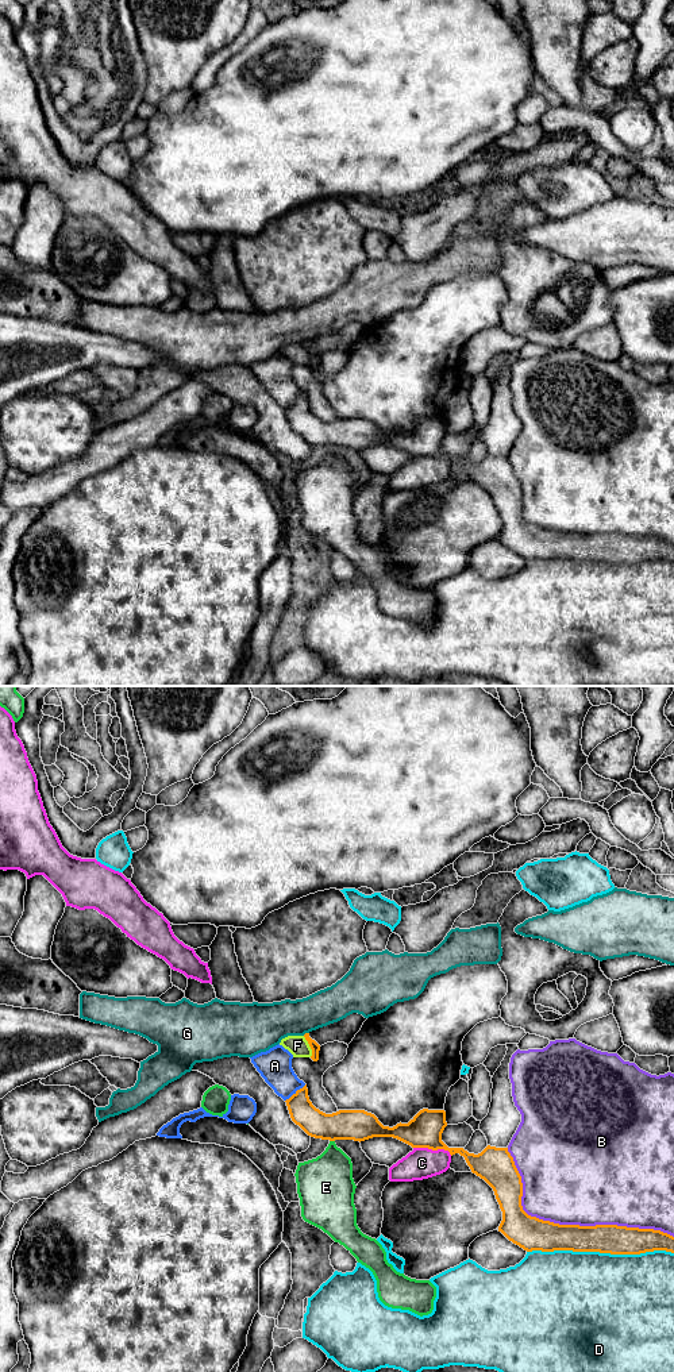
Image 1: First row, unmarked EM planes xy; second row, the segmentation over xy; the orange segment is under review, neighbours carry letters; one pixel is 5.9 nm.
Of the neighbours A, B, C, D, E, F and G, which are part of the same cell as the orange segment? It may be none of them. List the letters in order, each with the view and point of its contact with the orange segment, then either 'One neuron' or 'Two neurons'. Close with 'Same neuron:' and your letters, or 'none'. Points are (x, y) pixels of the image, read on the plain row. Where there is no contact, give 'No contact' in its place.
A: Touches orange at xy (296, 400). Two neurons
B: Touches orange at xy (567, 534). Two neurons
C: Touches orange at xy (432, 458). Two neurons
D: Touches orange at xy (600, 561). Two neurons
E: Touches orange at xy (332, 449). Two neurons
F: Touches orange at xy (309, 354). Two neurons
G: Touches orange at xy (305, 342). Two neurons
Same neuron: none

